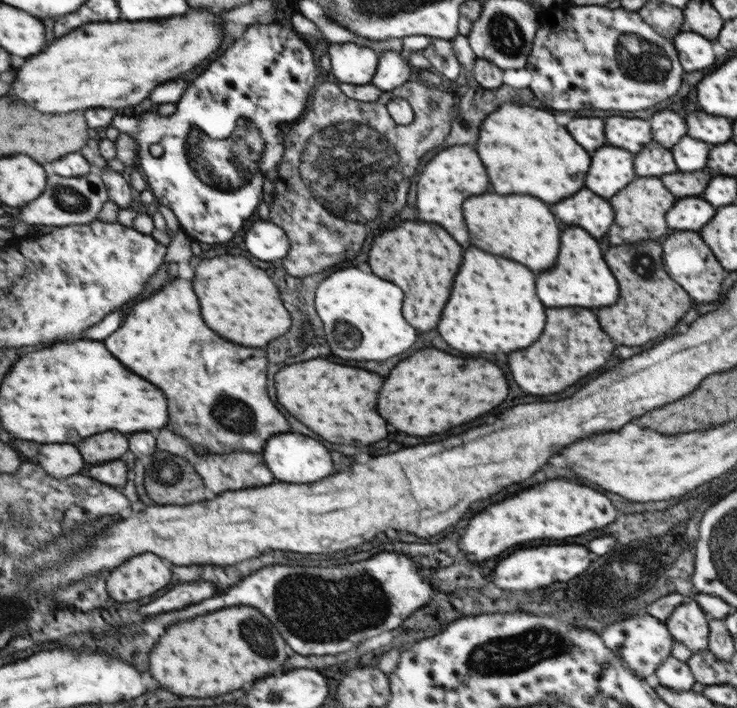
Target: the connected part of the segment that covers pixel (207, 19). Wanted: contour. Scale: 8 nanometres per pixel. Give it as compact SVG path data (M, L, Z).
M192 12L186 14L186 18L168 18L166 22L98 22L94 26L82 26L55 39L46 48L46 54L28 58L24 64L19 63L10 94L36 110L50 114L86 108L120 108L122 111L146 100L158 84L172 80L206 60L212 52L218 50L222 36L224 30L216 22L216 16L210 12Z

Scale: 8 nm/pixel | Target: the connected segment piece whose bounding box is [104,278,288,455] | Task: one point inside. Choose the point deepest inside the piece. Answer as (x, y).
(217, 390)

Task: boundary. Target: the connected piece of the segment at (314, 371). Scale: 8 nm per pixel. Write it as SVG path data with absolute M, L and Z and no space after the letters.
M322 358L286 366L284 370L280 370L276 374L276 392L278 392L278 400L284 406L284 410L288 410L294 418L298 418L304 426L314 430L324 440L328 440L332 444L348 444L348 446L350 444L366 446L366 444L386 438L386 434L388 434L386 422L376 410L376 396L378 396L382 384L384 384L384 378L378 374L372 374L372 372L360 370L360 368L340 366L334 362L322 360Z

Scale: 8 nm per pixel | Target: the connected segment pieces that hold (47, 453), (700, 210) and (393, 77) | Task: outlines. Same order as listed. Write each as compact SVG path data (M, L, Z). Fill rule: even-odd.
M46 444L40 448L38 462L46 466L46 472L52 474L52 478L64 480L76 472L82 470L84 460L76 446L72 444Z
M684 198L668 210L666 222L676 230L700 230L714 216L714 206L702 198Z
M385 50L379 54L379 63L376 74L370 83L379 89L391 91L410 80L412 68L407 63L408 58L402 57L401 52Z

